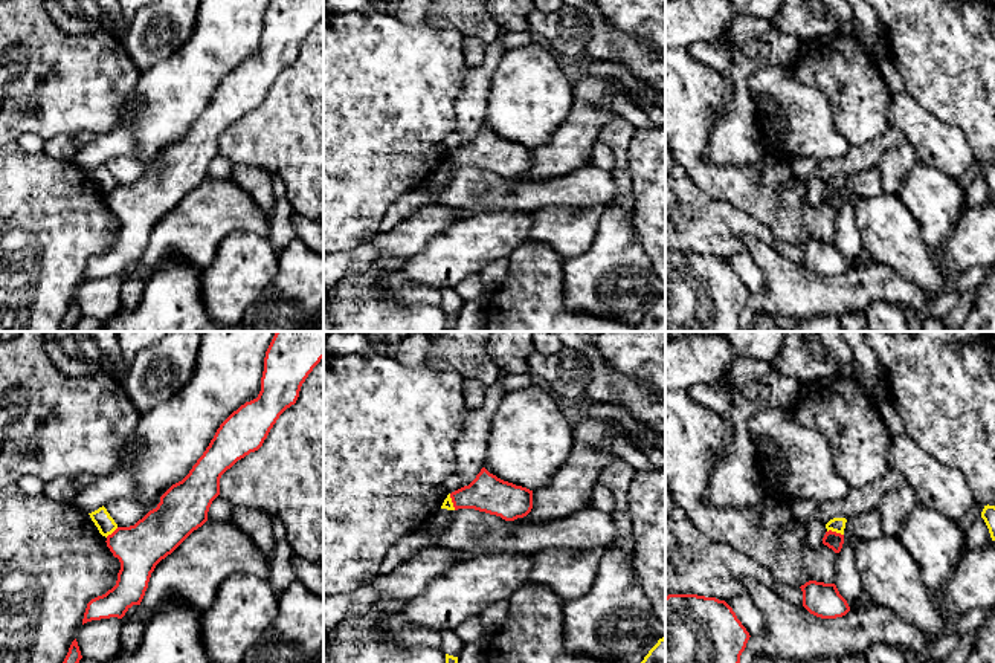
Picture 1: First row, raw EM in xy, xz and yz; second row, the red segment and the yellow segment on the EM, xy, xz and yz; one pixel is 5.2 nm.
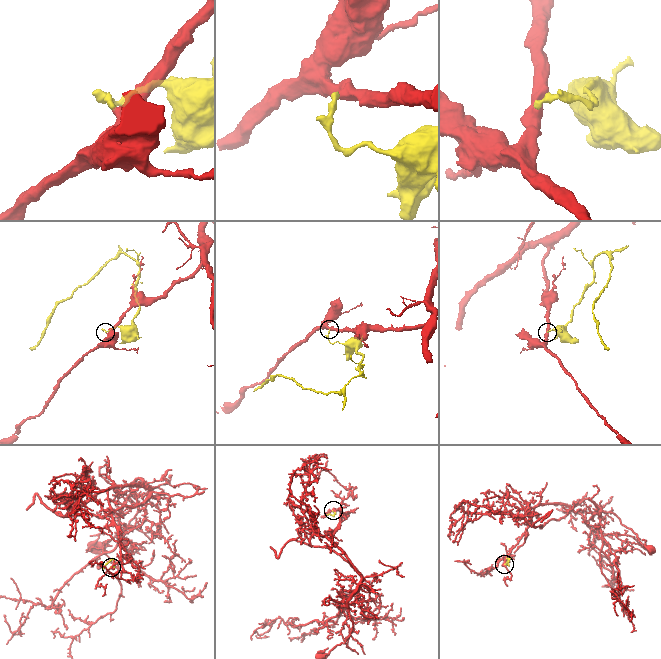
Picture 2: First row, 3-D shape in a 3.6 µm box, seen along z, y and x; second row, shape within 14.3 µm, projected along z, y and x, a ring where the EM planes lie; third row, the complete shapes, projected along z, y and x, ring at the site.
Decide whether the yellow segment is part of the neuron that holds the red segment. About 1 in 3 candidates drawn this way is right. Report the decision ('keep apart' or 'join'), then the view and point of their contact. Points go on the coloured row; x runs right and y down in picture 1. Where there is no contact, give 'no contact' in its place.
keep apart | yz (835, 532)

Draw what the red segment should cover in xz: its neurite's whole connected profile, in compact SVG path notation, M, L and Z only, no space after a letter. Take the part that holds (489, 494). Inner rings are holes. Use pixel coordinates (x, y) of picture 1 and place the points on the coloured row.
M485 467L469 484L450 493L455 510L475 509L514 521L533 509L533 490L504 481Z

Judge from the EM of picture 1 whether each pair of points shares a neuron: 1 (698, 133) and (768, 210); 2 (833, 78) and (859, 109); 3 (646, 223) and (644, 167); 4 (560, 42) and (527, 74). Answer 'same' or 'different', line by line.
1: same
2: same
3: same
4: different

